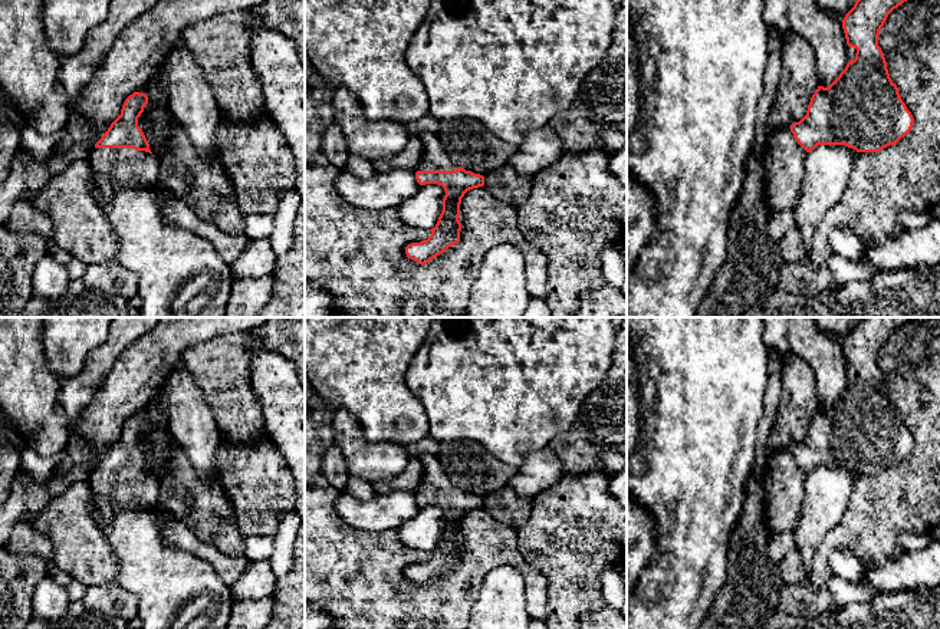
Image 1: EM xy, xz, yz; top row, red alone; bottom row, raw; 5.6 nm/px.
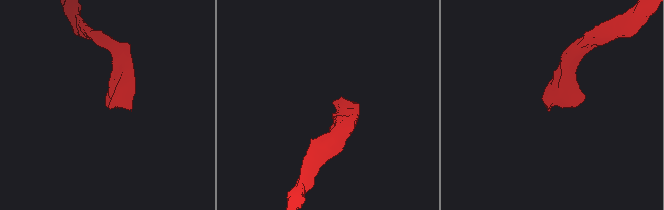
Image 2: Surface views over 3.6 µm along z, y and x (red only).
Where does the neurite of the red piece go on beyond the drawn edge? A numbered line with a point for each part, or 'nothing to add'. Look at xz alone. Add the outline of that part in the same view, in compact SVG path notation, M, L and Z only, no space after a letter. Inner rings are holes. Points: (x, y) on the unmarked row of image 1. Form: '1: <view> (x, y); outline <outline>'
1: xz (436, 478); outline M423 454L418 460L424 468L424 481L417 493L456 493L459 490L447 477L437 455Z

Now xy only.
1: xy (125, 487); outline M93 468L88 484L106 521L111 521L115 504L142 508L155 508L158 504L160 481L145 472Z

